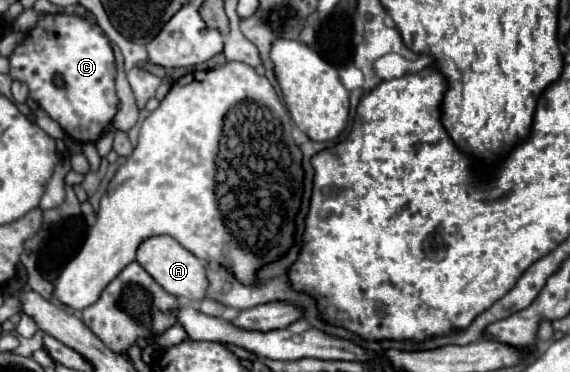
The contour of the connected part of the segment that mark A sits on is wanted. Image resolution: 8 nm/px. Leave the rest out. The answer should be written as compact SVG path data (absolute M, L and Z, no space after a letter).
M156 235L148 237L146 241L140 243L136 251L136 261L172 295L176 297L186 297L190 301L200 301L204 299L204 291L208 287L206 281L206 271L198 257L194 257L190 251L186 251L174 237L170 235Z

